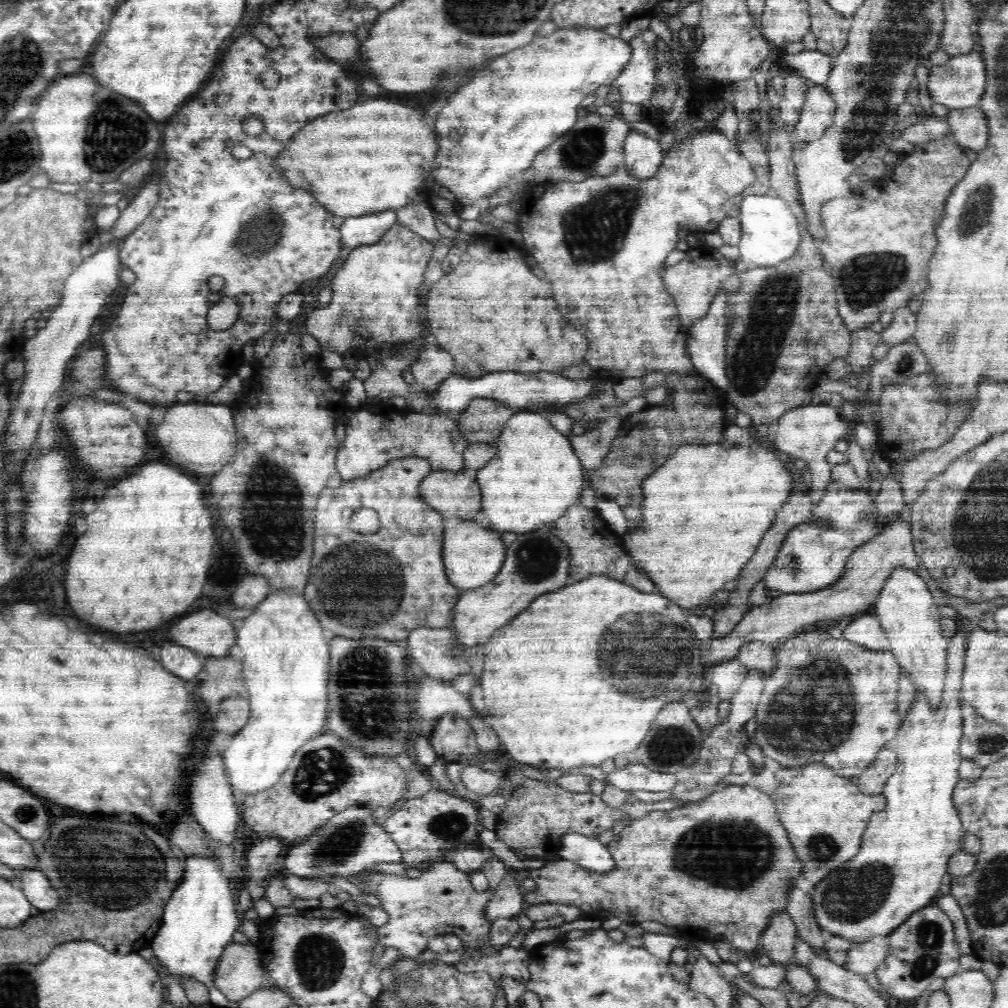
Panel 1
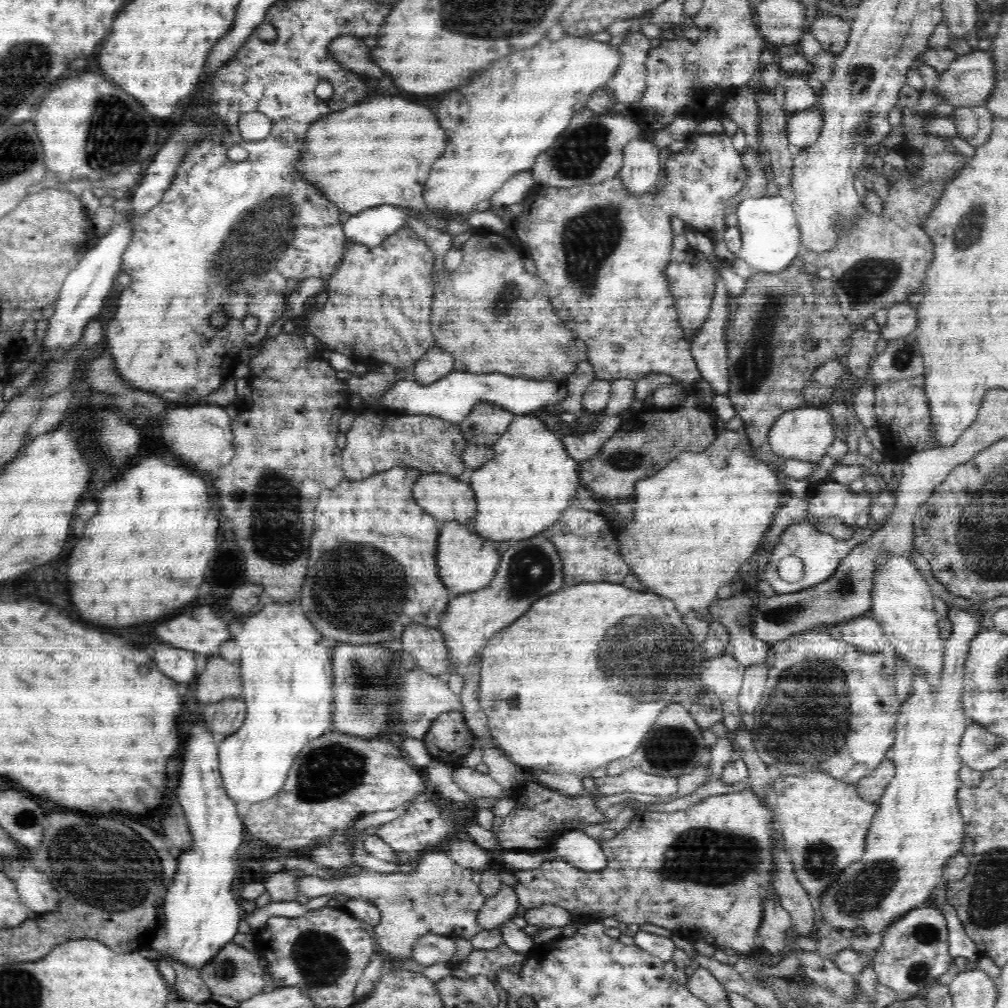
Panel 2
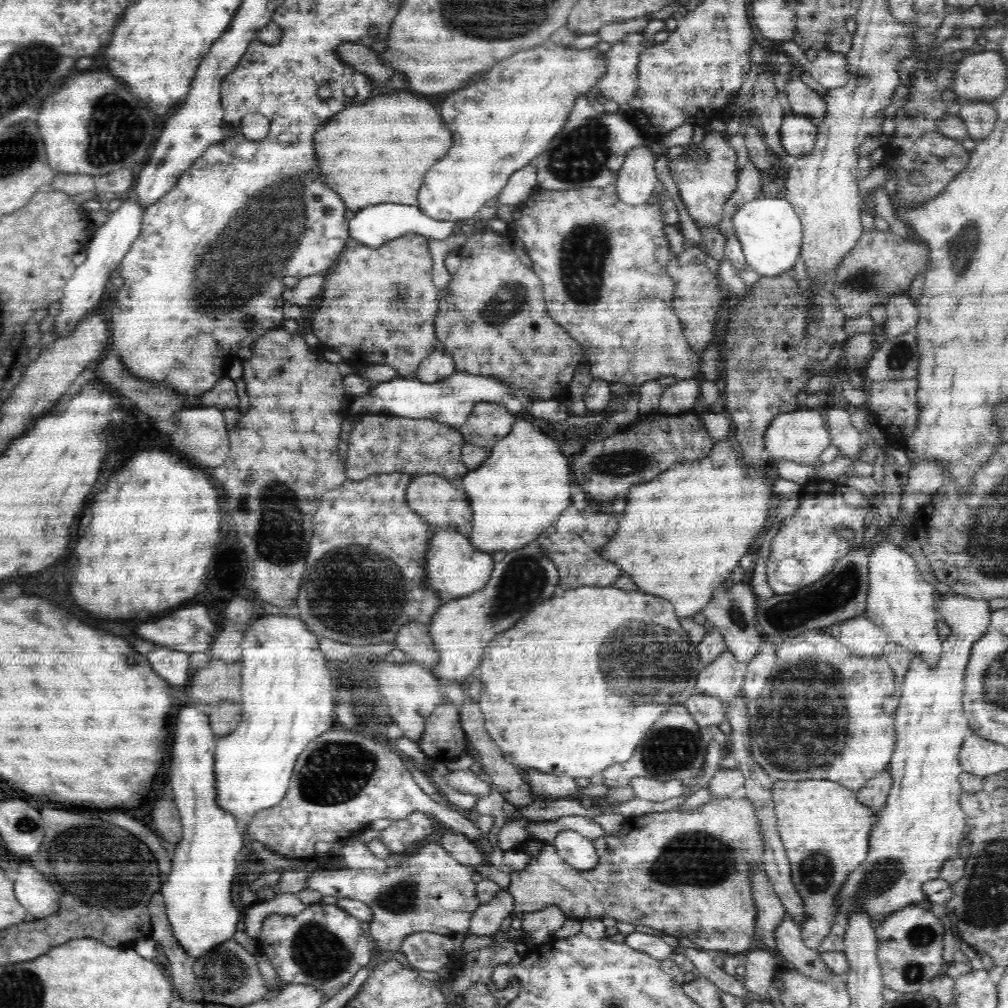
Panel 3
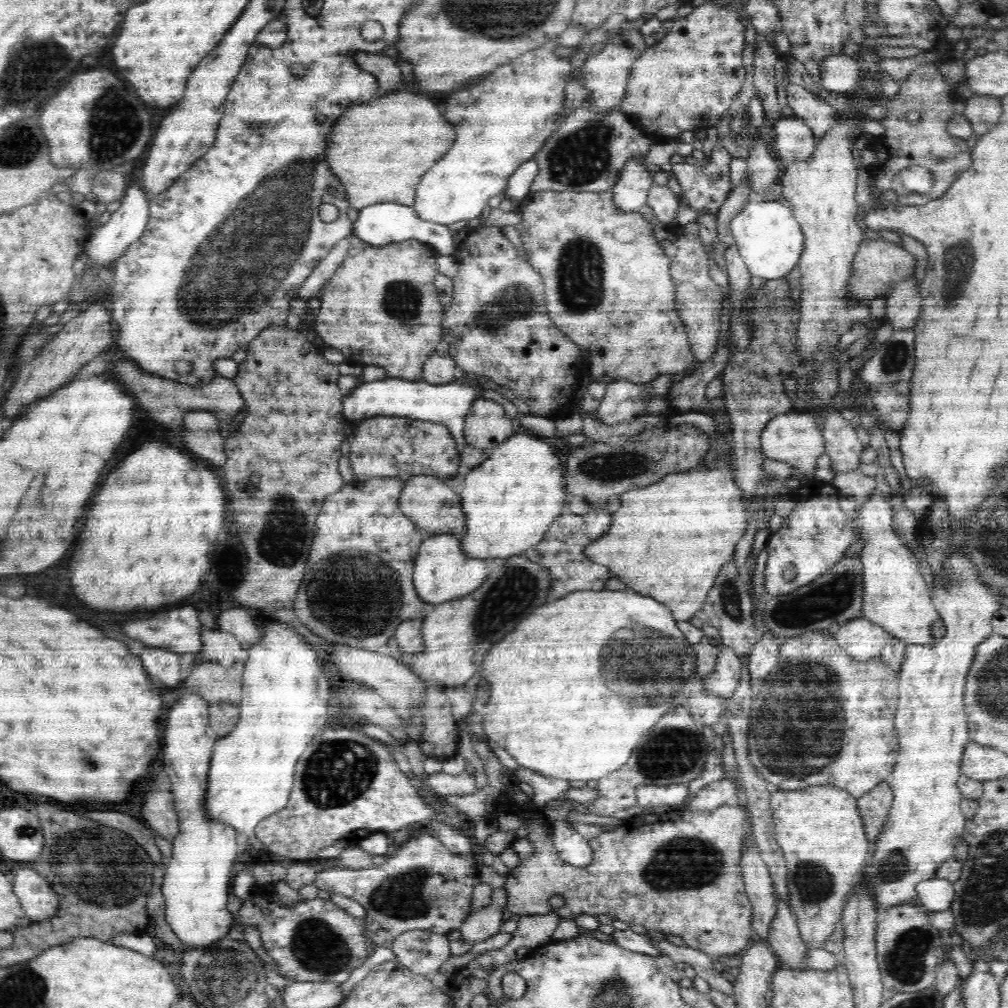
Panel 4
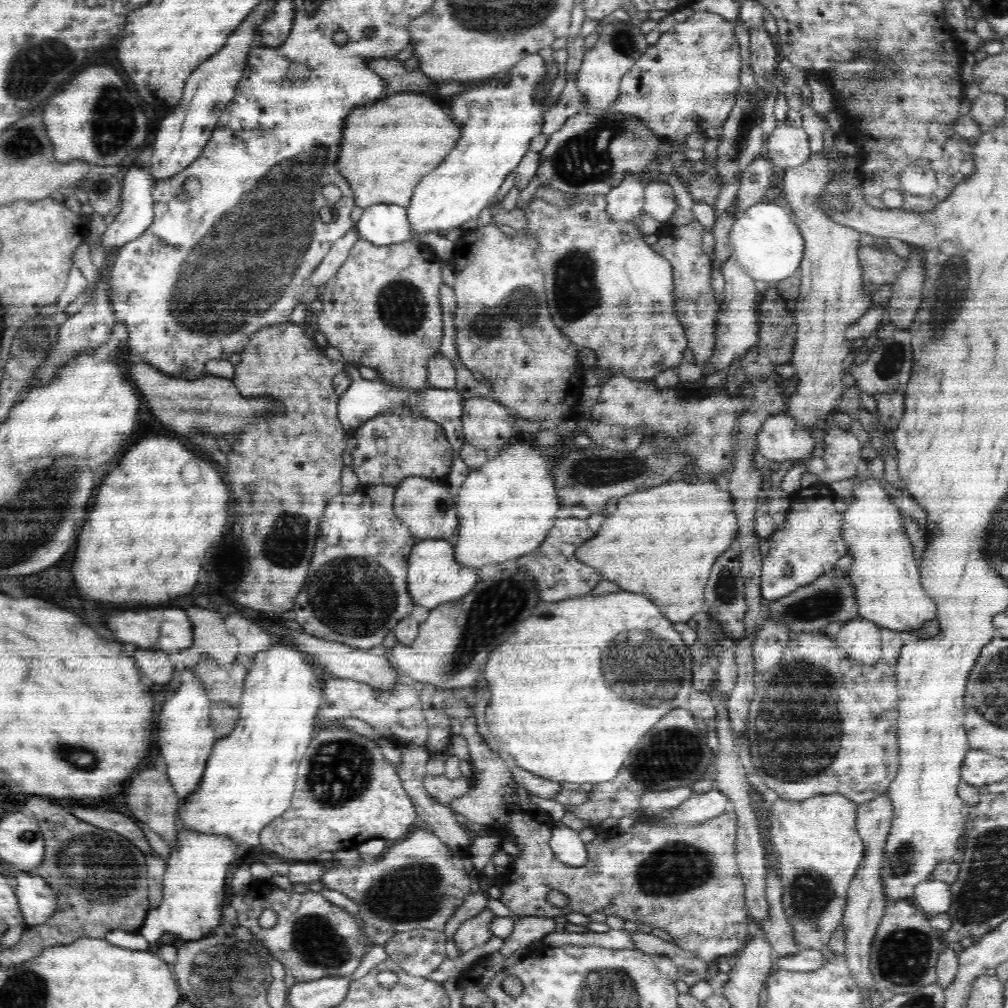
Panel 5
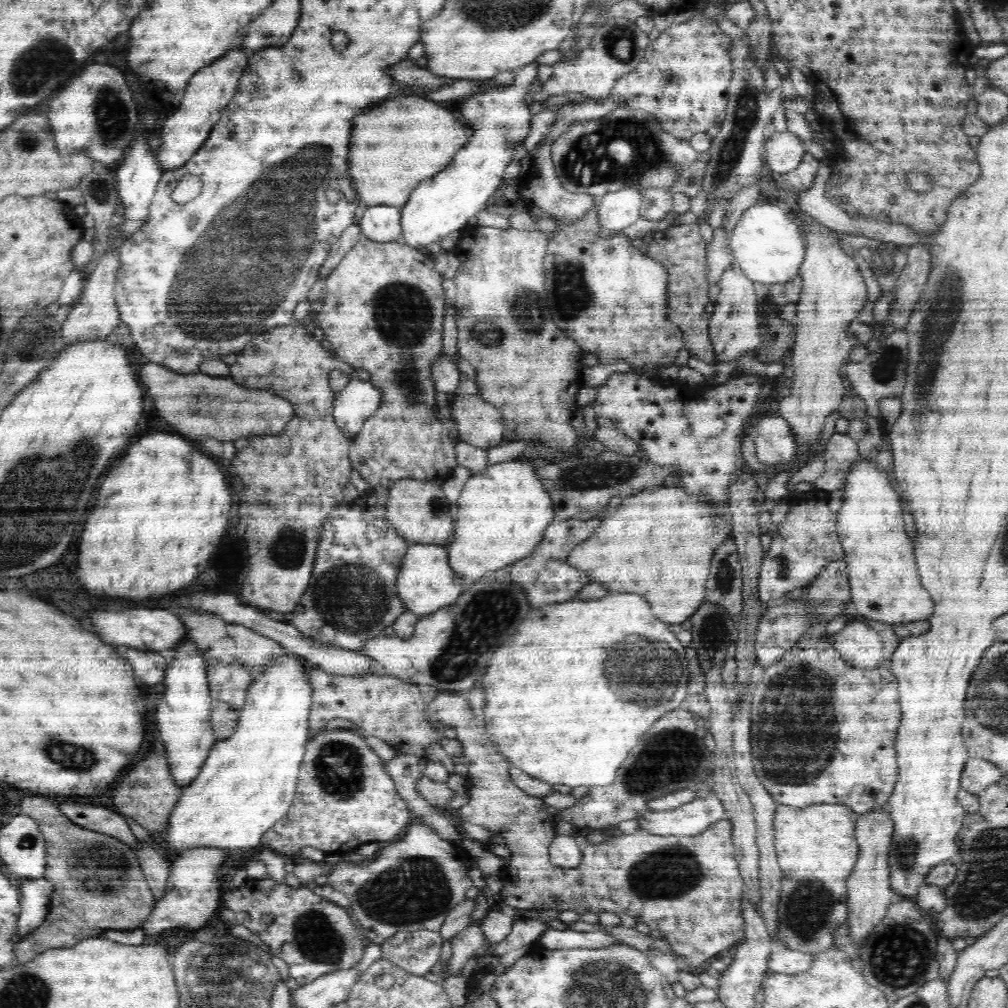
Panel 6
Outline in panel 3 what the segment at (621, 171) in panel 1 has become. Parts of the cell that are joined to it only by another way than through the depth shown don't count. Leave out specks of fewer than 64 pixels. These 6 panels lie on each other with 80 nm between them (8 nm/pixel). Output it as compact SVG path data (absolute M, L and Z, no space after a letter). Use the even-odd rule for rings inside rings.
M716 130L700 134L697 138L706 152L706 156L696 155L690 158L682 155L668 161L670 174L679 190L679 195L694 222L710 227L717 225L722 218L725 202L736 190L739 179L736 166L737 152L734 147L728 146L724 134ZM615 184L604 186L604 188L578 188L576 190L546 190L540 187L533 189L532 194L523 202L519 203L521 209L520 218L511 222L511 233L522 240L526 253L532 261L531 269L540 277L543 282L543 297L549 315L572 337L579 342L584 349L585 358L588 361L591 375L595 379L606 382L627 383L628 385L641 385L642 383L656 380L660 377L674 376L679 380L694 378L701 373L700 356L691 349L685 334L683 333L682 323L673 307L675 283L666 273L670 258L672 256L668 239L664 235L663 216L659 203L648 205L638 204L630 206L624 204L618 198Z

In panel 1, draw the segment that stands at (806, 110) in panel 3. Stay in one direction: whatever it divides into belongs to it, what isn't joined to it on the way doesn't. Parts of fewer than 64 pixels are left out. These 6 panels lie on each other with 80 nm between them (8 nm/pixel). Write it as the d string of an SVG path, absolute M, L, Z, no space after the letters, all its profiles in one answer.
M794 72L786 73L784 95L779 102L779 114L784 123L796 126L796 122L800 120L800 112L804 102L806 102L808 86L813 83L810 79L798 76Z

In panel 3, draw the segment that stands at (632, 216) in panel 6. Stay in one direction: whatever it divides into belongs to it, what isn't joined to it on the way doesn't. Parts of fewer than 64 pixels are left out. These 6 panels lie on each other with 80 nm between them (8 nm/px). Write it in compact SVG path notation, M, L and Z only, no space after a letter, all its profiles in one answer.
M647 146L632 148L620 169L615 189L624 204L644 204L652 196L658 176L654 169L657 159Z

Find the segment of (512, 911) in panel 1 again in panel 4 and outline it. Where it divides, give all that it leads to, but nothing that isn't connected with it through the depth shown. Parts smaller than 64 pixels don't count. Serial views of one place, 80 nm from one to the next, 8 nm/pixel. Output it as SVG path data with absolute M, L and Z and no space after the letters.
M493 888L491 897L492 904L490 904L490 906L486 906L482 908L482 910L469 914L459 928L462 936L461 940L470 946L476 944L478 941L487 940L499 932L500 925L504 920L502 911L507 908L507 892L503 888Z

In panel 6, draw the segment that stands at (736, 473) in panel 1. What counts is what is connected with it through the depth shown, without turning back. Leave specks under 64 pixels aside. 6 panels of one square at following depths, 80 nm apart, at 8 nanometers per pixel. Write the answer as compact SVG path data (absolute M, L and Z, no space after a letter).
M658 488L656 492L640 492L626 497L622 506L606 520L584 542L575 546L568 555L567 563L588 573L591 582L598 582L608 592L636 592L650 602L652 612L662 622L682 623L704 604L706 580L712 552L724 540L731 537L731 520L714 524L708 508L702 504L706 499L700 496L686 496L682 488Z

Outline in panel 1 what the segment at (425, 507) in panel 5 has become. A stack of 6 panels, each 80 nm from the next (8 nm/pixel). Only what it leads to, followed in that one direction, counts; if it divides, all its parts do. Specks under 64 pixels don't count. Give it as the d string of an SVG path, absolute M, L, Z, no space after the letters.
M432 471L420 482L420 497L446 519L473 521L481 510L478 482L464 472Z

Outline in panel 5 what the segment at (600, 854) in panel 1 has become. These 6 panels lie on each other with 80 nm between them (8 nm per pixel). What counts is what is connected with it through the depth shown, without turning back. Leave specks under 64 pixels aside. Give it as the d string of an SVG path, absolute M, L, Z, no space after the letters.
M561 821L553 823L549 845L555 854L556 860L568 866L582 866L588 858L585 842L581 834L574 831Z

